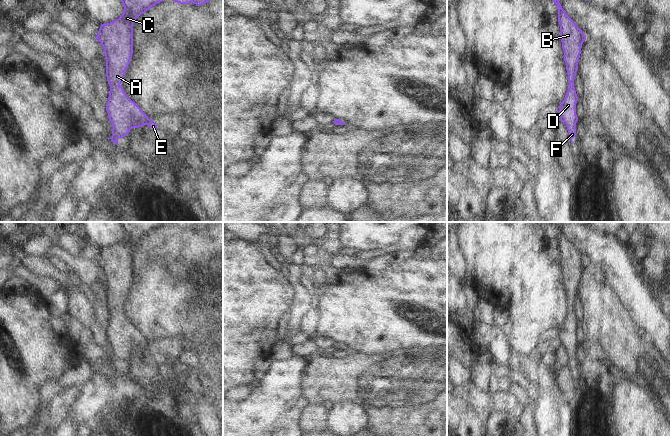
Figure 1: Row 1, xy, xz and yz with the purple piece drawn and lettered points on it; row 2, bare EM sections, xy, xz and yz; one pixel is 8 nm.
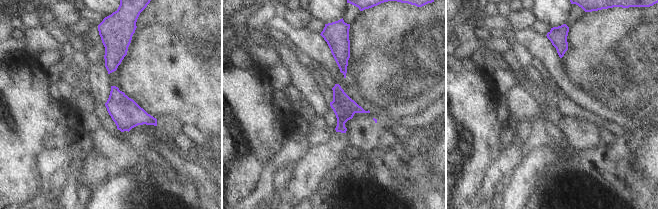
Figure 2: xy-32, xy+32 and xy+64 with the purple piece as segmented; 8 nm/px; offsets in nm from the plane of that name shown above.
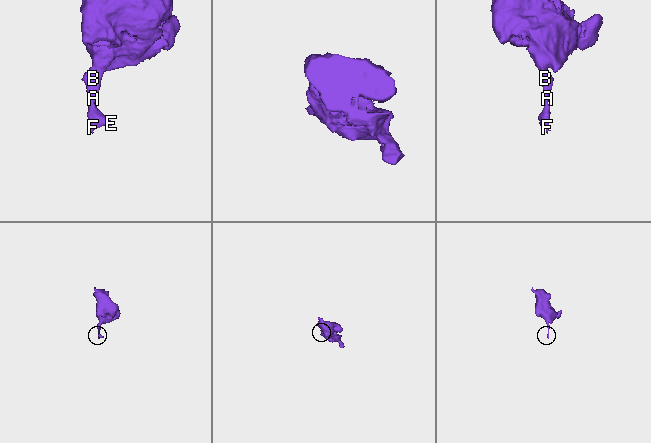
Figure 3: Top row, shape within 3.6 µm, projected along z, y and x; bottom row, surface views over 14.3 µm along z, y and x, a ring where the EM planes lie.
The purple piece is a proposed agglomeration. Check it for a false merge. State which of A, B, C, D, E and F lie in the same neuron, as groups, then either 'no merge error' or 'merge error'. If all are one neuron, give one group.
A B C D E F; no merge error

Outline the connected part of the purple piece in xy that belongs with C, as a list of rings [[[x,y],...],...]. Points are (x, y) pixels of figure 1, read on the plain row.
[[[120,222],[124,230],[122,239],[110,247],[101,248],[99,256],[95,261],[96,264],[98,264],[103,270],[104,279],[106,282],[106,301],[110,310],[106,335],[113,350],[112,360],[110,363],[116,369],[118,368],[118,363],[128,359],[132,352],[139,352],[143,351],[144,349],[148,349],[150,352],[157,354],[156,347],[149,343],[148,340],[141,334],[141,332],[126,319],[123,311],[120,308],[124,304],[125,296],[130,288],[133,278],[134,245],[141,238],[145,237],[156,228],[168,223],[174,224],[180,228],[193,227],[197,230],[200,230],[215,222]]]

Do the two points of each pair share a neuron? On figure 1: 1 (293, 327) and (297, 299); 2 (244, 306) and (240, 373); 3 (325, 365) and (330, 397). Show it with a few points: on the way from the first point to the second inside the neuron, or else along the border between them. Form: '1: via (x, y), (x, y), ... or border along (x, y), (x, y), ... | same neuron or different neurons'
1: via (294, 320), (297, 306) | same neuron
2: via (240, 323), (240, 356) | same neuron
3: via (325, 373), (328, 389) | same neuron

